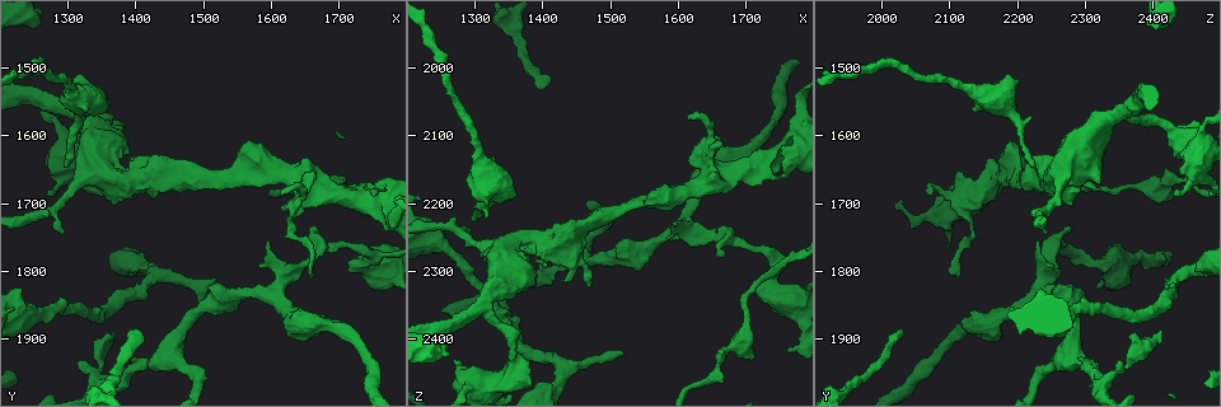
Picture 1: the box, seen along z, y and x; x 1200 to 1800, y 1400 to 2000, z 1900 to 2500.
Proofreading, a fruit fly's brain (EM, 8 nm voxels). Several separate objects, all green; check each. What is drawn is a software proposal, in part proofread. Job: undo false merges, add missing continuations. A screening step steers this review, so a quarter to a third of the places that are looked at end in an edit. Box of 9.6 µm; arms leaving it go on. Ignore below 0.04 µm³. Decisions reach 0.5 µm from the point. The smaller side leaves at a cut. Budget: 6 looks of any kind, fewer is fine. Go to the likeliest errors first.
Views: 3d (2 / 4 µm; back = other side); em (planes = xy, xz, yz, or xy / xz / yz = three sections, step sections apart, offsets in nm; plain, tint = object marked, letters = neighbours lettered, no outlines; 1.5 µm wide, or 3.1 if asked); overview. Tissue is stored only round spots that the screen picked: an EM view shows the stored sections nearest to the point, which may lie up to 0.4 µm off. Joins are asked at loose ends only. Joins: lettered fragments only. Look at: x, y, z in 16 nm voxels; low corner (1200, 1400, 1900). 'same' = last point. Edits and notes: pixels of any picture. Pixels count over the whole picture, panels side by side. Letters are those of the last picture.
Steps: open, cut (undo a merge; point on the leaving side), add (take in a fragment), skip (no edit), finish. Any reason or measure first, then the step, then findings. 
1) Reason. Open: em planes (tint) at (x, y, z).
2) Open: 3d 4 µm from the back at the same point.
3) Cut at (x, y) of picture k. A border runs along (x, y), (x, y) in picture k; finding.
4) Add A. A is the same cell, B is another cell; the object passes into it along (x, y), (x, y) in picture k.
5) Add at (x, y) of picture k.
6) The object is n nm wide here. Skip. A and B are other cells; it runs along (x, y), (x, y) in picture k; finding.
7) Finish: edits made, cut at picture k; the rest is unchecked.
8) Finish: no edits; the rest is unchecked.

Open: em planes (letters) at (1400, 1885, 2030).

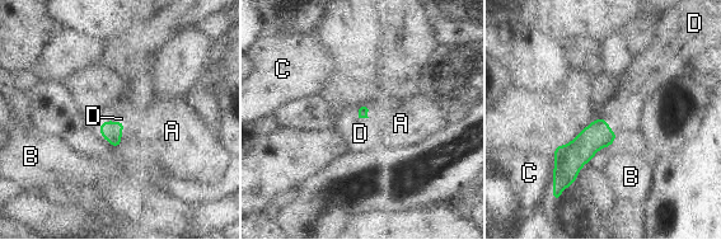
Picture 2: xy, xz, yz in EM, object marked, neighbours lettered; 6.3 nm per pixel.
Add at (628, 100) of picture 2. D is the same cell, A, B and C are other cells; the object passes into it along (598, 135), (609, 128), (628, 100) in picture 2; the cell continues.

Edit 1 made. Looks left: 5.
Branch stops here. Open: em planes (letters) at (1520, 1815, 2420).

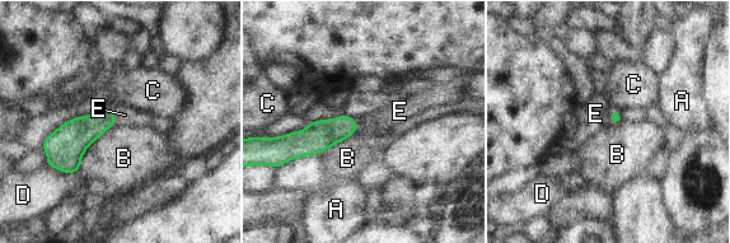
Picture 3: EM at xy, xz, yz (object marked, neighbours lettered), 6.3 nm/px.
Add at (125, 115) of picture 3. E is the same cell, A, B, C and D are other cells; the object passes into it along (79, 132), (115, 116), (125, 115) in picture 3; it goes on there.

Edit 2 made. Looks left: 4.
An open end. Open: 3d 4 µm at (1565, 1610, 2190).

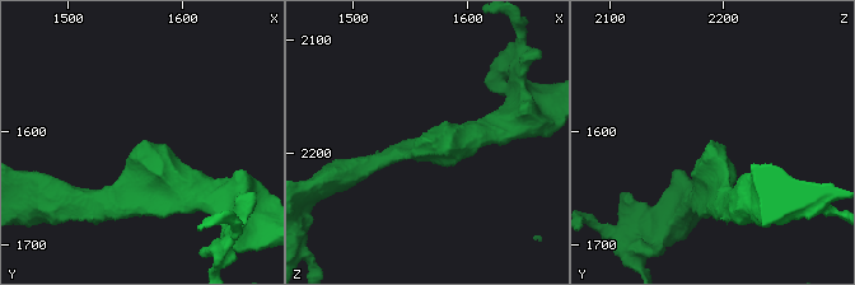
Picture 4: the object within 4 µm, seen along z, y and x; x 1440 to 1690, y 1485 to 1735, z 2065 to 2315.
Now the EM. Open: em planes (plain) at (1564, 1608, 2190).

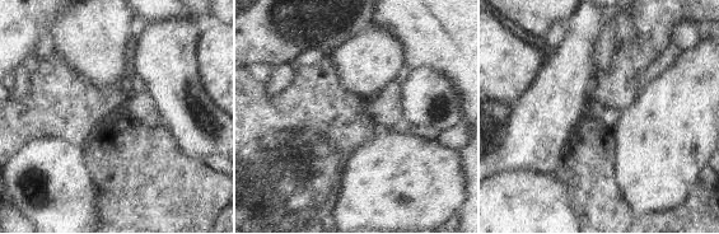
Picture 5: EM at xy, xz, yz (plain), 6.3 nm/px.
What lies round it. Open: em planes (letters) at the same point.

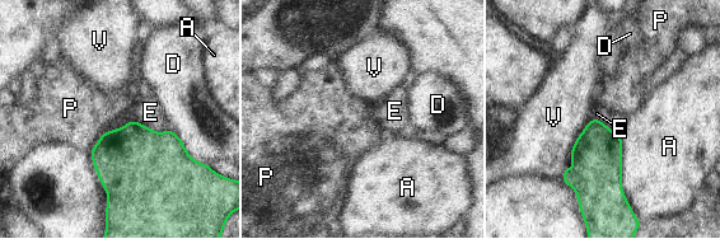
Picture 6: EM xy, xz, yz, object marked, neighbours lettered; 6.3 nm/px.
Skip. A, D, E, P and V are other cells; no lettered fragment goes on from it.

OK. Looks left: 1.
Finish: edits made, add at picture 2, add at picture 3; the rest is unchecked.

